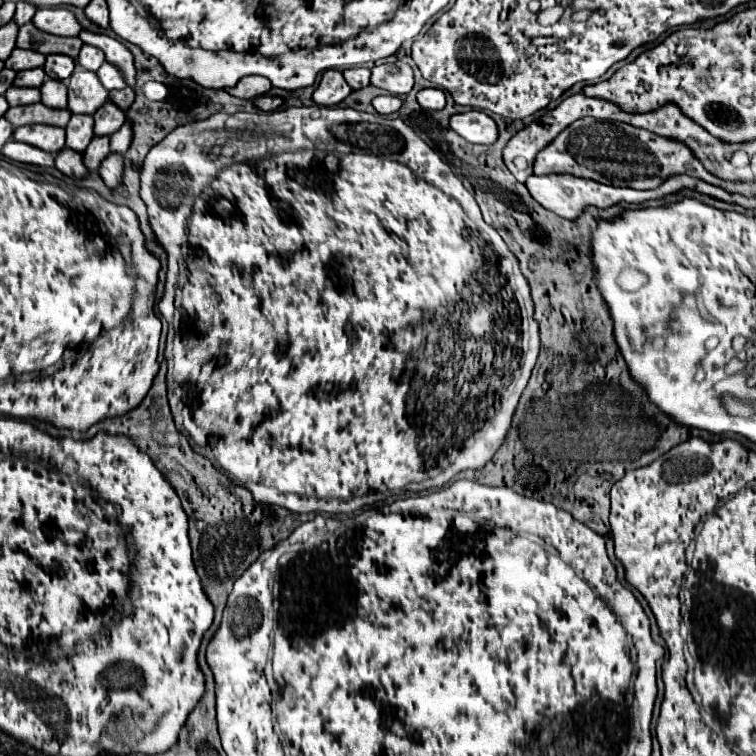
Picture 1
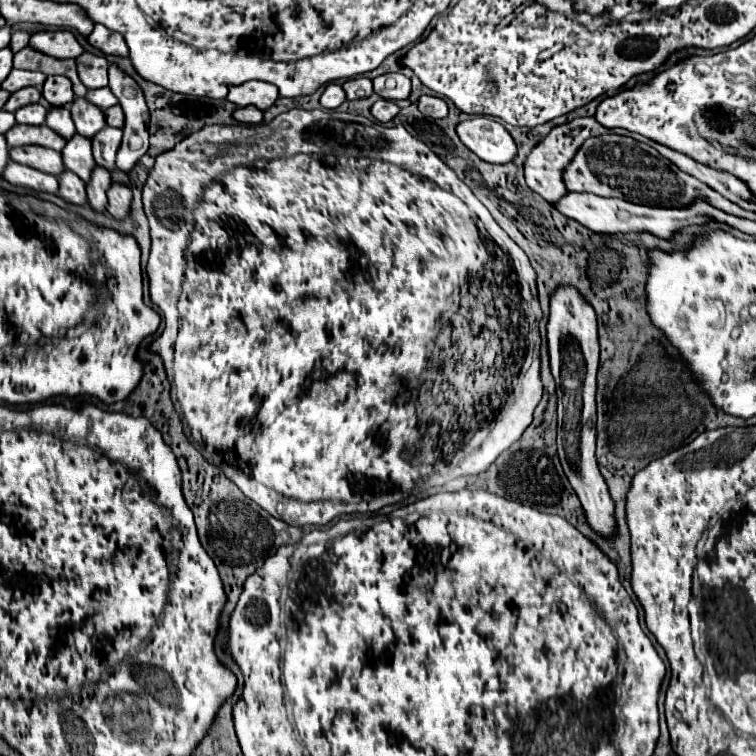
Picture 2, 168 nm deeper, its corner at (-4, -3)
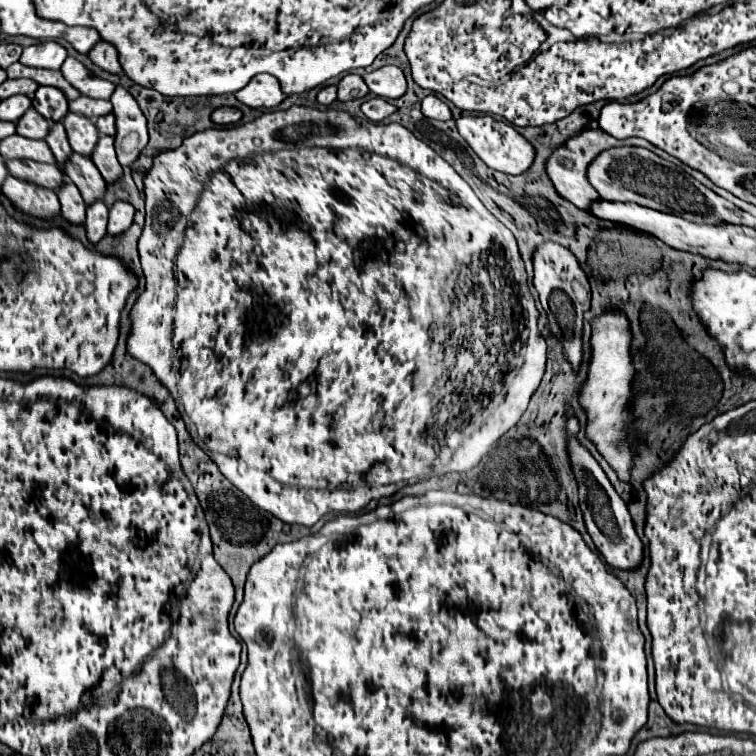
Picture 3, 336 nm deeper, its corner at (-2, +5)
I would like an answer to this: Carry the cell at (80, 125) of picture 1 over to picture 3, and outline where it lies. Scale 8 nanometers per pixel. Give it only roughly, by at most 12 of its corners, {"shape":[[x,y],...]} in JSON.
{"shape":[[73,152],[65,176],[87,206],[105,198],[107,184],[91,158]]}

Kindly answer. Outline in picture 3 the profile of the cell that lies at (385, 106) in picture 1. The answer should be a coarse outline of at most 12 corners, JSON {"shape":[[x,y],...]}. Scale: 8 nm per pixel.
{"shape":[[383,98],[361,106],[371,122],[383,122],[397,108]]}

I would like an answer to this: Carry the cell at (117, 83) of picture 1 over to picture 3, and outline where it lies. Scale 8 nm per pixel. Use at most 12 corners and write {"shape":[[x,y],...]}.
{"shape":[[79,96],[69,110],[89,120],[111,112],[109,100]]}

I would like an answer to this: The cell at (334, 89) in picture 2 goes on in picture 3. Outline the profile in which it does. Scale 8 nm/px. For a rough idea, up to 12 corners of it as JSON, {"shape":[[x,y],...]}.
{"shape":[[325,86],[317,94],[317,102],[323,106],[337,98],[337,86]]}

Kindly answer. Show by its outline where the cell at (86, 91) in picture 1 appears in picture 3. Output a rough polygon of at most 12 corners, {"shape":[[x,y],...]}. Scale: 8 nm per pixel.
{"shape":[[69,112],[63,118],[71,150],[91,156],[99,140],[95,124]]}

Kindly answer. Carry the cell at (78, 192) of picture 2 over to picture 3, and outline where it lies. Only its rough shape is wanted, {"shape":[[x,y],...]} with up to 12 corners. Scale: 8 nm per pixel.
{"shape":[[73,182],[59,188],[61,216],[69,224],[85,222],[85,202]]}

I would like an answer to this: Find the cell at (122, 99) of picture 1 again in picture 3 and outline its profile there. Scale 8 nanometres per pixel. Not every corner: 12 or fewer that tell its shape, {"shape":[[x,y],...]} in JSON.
{"shape":[[101,116],[95,122],[103,136],[115,136],[115,116]]}

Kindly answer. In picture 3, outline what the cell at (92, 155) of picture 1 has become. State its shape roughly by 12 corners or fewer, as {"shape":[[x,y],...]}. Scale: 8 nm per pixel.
{"shape":[[95,202],[87,208],[85,230],[91,244],[105,236],[107,206]]}

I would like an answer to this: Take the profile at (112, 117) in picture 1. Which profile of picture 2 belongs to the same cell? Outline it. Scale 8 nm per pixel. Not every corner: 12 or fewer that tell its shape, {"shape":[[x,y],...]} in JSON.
{"shape":[[103,128],[93,136],[93,158],[115,168],[121,128]]}

